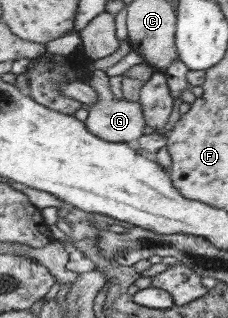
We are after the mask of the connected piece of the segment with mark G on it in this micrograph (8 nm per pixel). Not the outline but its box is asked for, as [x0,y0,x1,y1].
[84,69,145,144]

